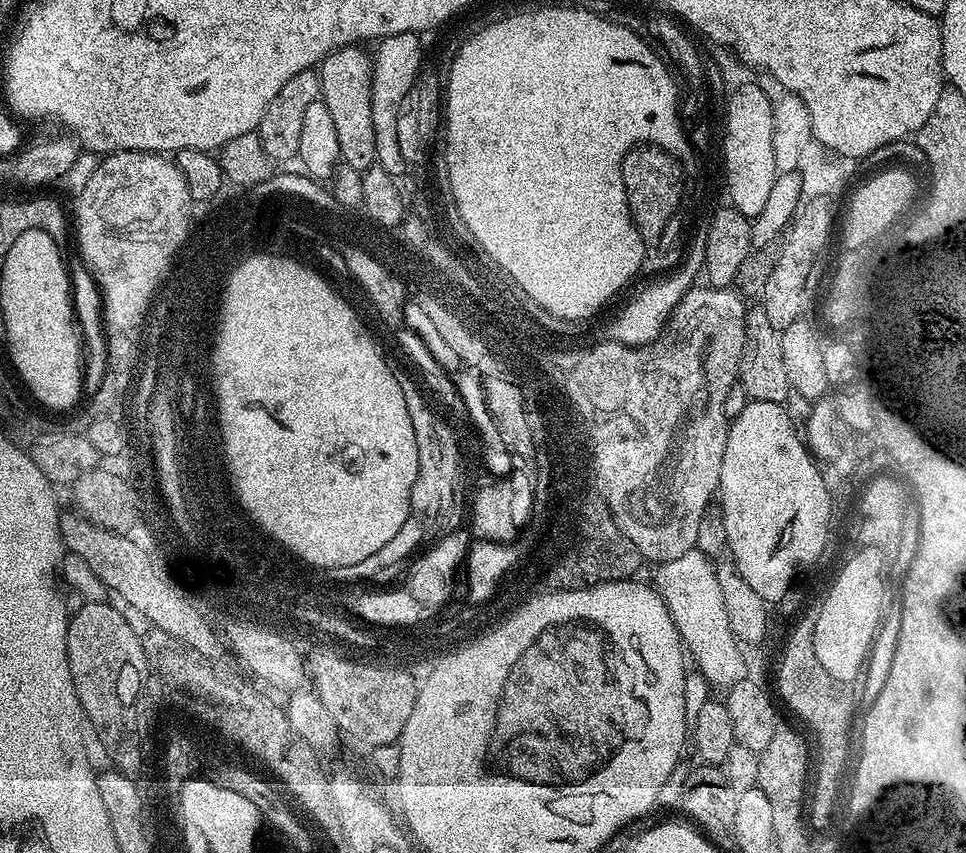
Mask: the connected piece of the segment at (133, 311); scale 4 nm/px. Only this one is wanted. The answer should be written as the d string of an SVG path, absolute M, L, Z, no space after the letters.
M114 152L101 159L94 174L90 174L86 186L82 186L82 190L75 193L74 200L76 200L74 240L76 238L80 243L79 255L87 264L99 288L100 298L103 301L103 320L112 320L112 324L121 324L121 326L136 324L136 320L140 320L140 312L144 308L144 304L148 304L148 292L152 292L152 288L156 288L156 280L160 280L160 272L164 272L165 266L170 262L170 254L173 253L173 249L176 249L181 237L185 234L185 225L188 224L188 213L190 213L188 204L193 200L190 190L186 186L186 178L182 178L178 166L167 155L158 152Z

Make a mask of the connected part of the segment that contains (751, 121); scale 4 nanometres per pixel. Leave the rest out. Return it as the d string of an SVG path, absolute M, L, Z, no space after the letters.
M756 82L734 87L727 97L730 106L728 136L728 166L731 176L732 192L736 202L745 212L762 214L762 206L766 206L766 198L774 187L777 171L774 162L774 118L773 105L770 99L759 89Z

